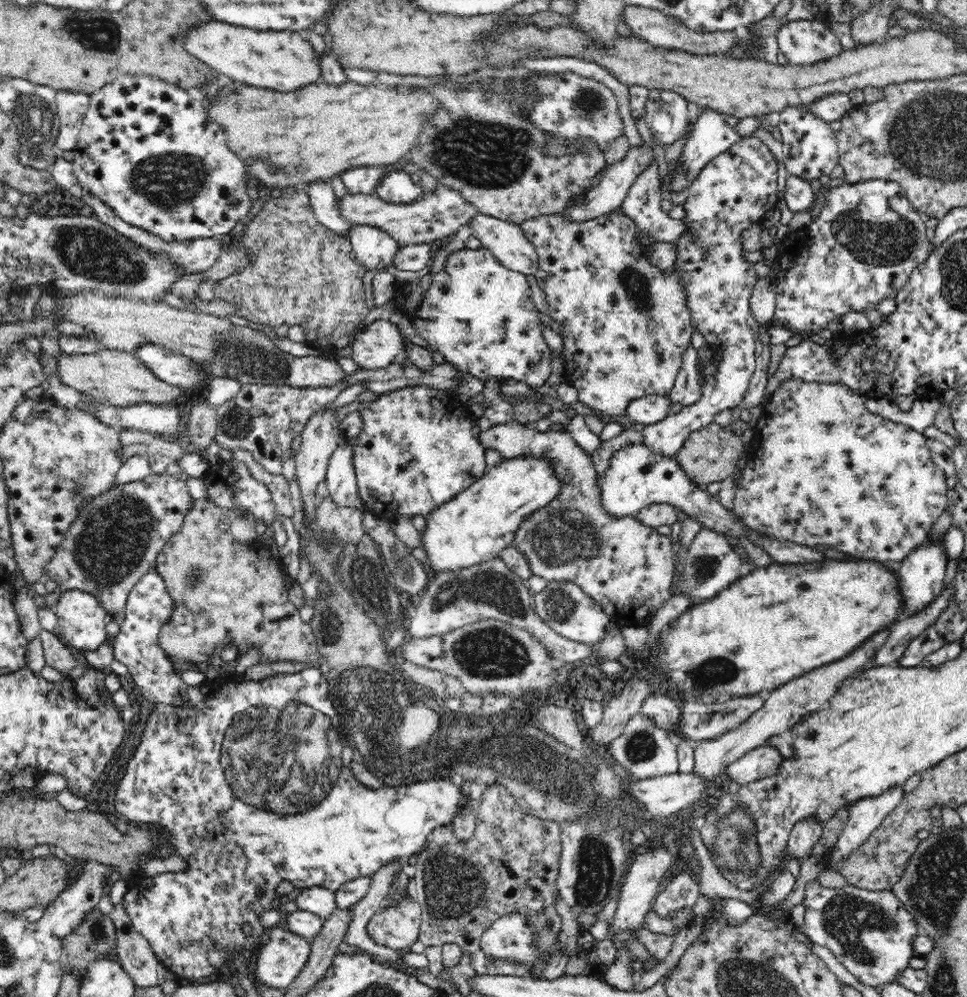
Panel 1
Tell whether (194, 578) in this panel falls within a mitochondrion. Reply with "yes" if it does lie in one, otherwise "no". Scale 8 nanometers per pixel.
yes

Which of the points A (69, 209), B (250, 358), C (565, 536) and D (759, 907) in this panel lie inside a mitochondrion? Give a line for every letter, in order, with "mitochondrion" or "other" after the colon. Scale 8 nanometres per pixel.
A: mitochondrion
B: mitochondrion
C: mitochondrion
D: other

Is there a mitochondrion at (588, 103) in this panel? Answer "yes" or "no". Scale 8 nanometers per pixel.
yes

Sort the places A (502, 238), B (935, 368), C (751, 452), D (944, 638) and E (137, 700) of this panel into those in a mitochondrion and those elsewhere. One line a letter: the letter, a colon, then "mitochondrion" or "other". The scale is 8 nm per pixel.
A: other
B: other
C: other
D: other
E: other

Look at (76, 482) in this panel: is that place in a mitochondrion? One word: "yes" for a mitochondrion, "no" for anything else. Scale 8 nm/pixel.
yes

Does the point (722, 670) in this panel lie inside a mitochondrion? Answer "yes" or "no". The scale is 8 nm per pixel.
yes

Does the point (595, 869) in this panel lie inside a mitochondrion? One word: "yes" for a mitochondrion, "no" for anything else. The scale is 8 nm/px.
yes

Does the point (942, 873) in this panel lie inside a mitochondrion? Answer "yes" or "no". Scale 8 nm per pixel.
yes

